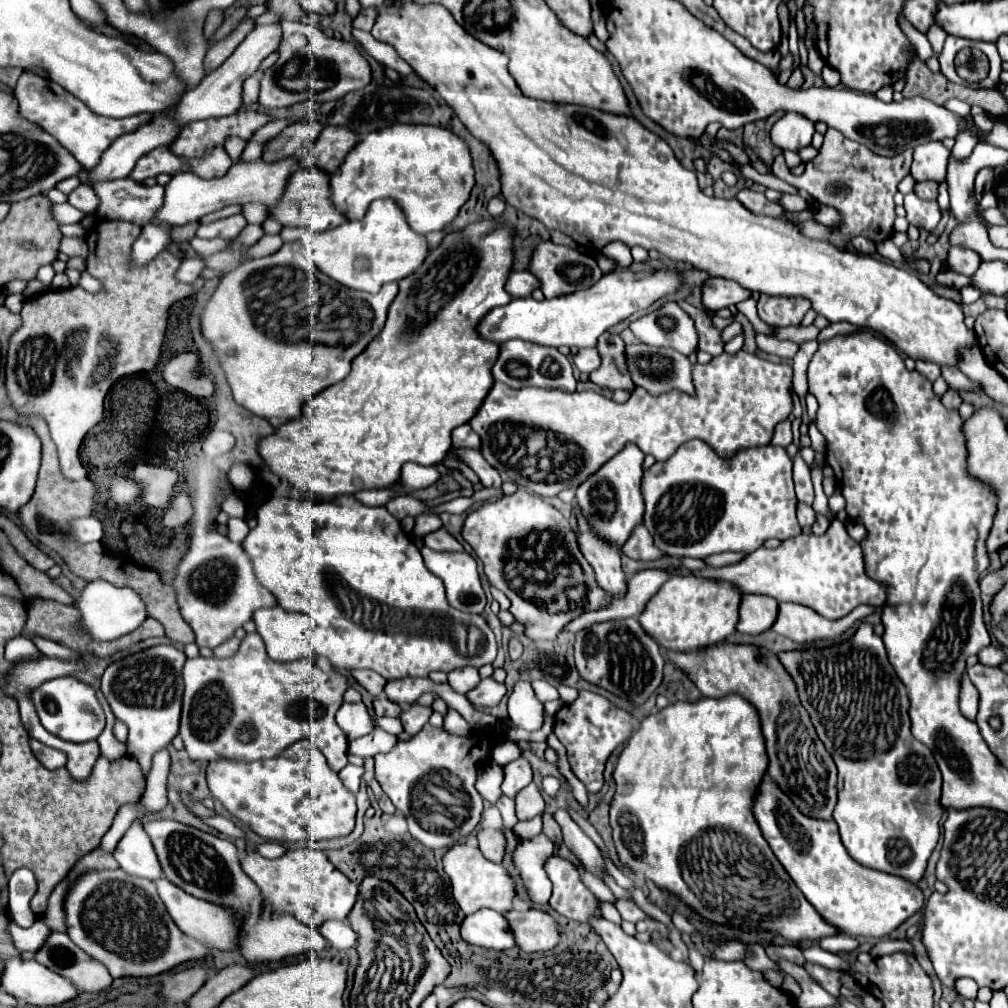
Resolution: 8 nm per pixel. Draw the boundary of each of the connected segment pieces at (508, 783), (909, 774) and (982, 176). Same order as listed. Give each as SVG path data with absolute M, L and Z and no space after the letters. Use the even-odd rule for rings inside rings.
M525 758L509 762L507 766L503 766L503 772L505 772L505 778L503 778L501 790L509 798L515 798L515 794L519 790L523 790L531 782L531 776L533 776L531 766L529 766L529 762Z
M863 622L857 632L841 644L825 650L785 650L777 652L777 656L785 670L789 670L789 676L797 686L799 700L809 712L817 736L839 768L839 800L833 818L849 856L867 868L901 876L917 884L939 840L939 820L943 816L943 808L939 804L941 772L933 752L911 734L907 690L887 658L883 638L875 634L873 624Z
M987 167L984 169L981 169L975 178L975 196L977 198L978 204L980 203L980 200L983 195L985 184L988 181L993 181L994 175L993 175L993 168Z

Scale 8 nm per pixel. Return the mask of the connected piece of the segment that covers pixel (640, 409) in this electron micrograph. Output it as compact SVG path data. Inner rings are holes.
M743 350L737 352L737 354L733 354L733 356L723 352L721 356L715 356L715 358L713 358L709 364L705 364L705 366L695 364L695 366L693 366L693 386L695 386L695 394L681 394L679 390L669 390L669 394L659 394L659 396L653 396L653 394L649 394L647 390L635 388L633 394L631 394L631 398L629 398L627 402L617 404L615 400L611 400L611 398L607 398L607 396L603 396L603 394L599 394L599 392L593 392L593 390L589 390L589 392L573 392L573 394L567 394L567 392L561 392L561 390L545 390L545 388L519 388L519 390L513 390L513 388L505 386L503 382L493 382L493 386L491 386L489 394L485 396L483 404L479 406L479 410L475 412L475 416L469 420L469 426L473 426L473 430L479 434L479 438L481 438L481 454L485 456L485 460L487 460L493 468L497 468L499 472L503 472L511 482L515 482L515 484L519 484L519 486L525 486L525 488L529 488L531 492L539 494L539 496L549 498L549 496L559 494L559 492L565 490L565 488L577 488L587 476L591 476L593 472L597 472L603 462L607 462L611 456L615 456L615 454L625 446L625 442L637 444L643 454L653 454L655 460L667 460L667 458L679 448L679 444L683 444L683 442L687 442L687 440L691 440L691 438L701 438L703 442L707 442L709 446L713 446L719 456L729 458L729 456L733 456L739 448L759 448L759 446L769 444L777 422L783 422L783 420L789 418L789 414L793 412L793 394L791 394L791 388L793 388L792 366L789 366L789 364L773 364L773 362L767 362L767 360L759 358L759 356L749 354L749 352L743 352ZM523 428L527 428L527 430L531 432L531 442L537 440L535 446L537 446L539 450L535 448L535 450L529 450L529 452L527 452L527 446L533 446L533 444L529 442L529 436L523 436L523 432L521 432ZM519 432L521 432L521 448L525 446L525 450L523 450L525 456L519 458L519 462L517 462L517 436L519 436Z

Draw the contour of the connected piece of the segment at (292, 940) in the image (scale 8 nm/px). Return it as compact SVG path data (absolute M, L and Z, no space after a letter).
M151 820L143 824L145 832L151 838L151 844L155 848L155 854L159 858L159 864L163 868L163 874L167 880L171 880L175 886L183 888L187 894L217 902L223 906L231 906L237 910L243 920L241 926L245 934L241 934L241 954L249 964L261 964L261 962L277 962L289 956L299 956L305 952L325 952L327 940L311 926L299 922L293 916L269 916L261 908L259 888L253 880L247 878L247 874L241 870L237 848L223 838L217 838L213 834L207 834L203 830L185 826L175 820Z

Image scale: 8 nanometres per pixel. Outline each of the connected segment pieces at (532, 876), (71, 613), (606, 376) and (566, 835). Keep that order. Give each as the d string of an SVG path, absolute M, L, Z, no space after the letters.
M543 832L535 838L521 840L513 850L513 864L533 904L547 904L551 898L551 880L545 872L545 862L551 854L553 842Z
M35 598L35 600L29 602L27 612L29 612L29 618L27 618L23 636L27 636L27 638L35 638L35 636L49 638L49 640L53 640L53 642L59 642L59 644L65 644L65 646L77 650L79 654L87 654L87 652L89 652L89 654L93 654L93 656L97 656L97 658L109 658L109 656L113 656L113 654L117 654L117 652L121 652L121 650L127 650L127 648L135 646L135 644L141 642L141 640L155 638L155 636L157 636L157 638L165 636L165 634L163 634L163 626L161 626L157 620L147 618L137 630L133 630L131 634L127 634L127 636L123 636L123 638L117 638L117 640L113 640L113 642L95 642L95 640L83 638L81 634L75 632L75 620L77 620L77 614L79 614L79 612L77 612L73 606L65 606L65 604L59 604L59 602L55 602L55 600Z
M605 332L597 342L597 350L601 354L601 366L589 374L589 380L593 384L607 386L609 390L633 390L629 370L625 368L625 342L619 334Z
M557 810L555 814L555 820L557 824L561 826L563 830L563 840L565 844L569 846L569 850L583 862L583 866L595 874L595 876L601 876L601 872L605 870L603 868L603 858L601 858L601 852L599 848L595 846L595 842L591 838L587 838L587 834L571 820L571 816L565 812L565 810Z

